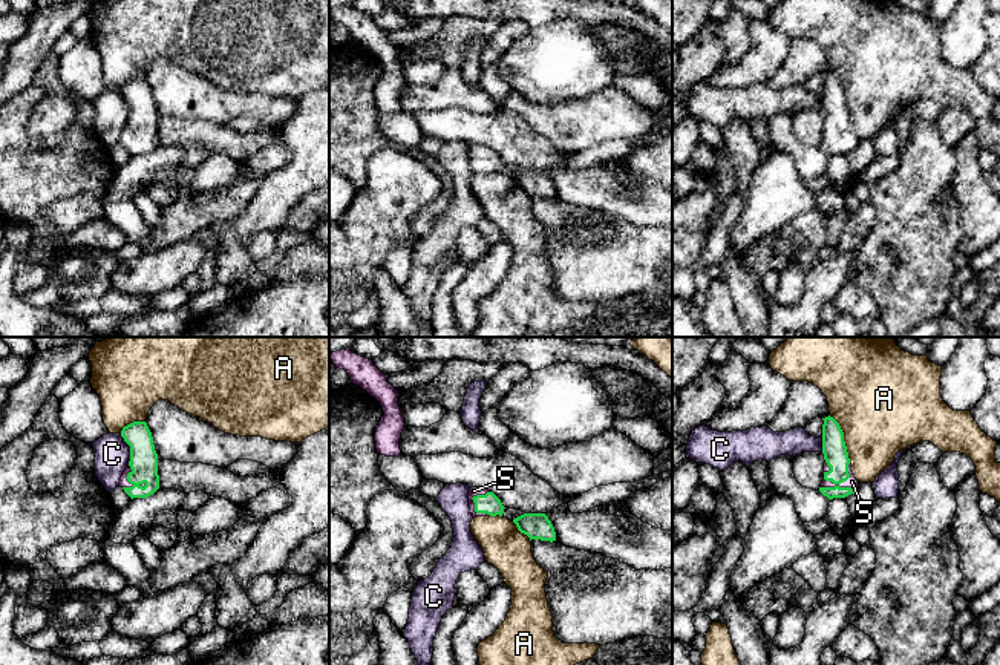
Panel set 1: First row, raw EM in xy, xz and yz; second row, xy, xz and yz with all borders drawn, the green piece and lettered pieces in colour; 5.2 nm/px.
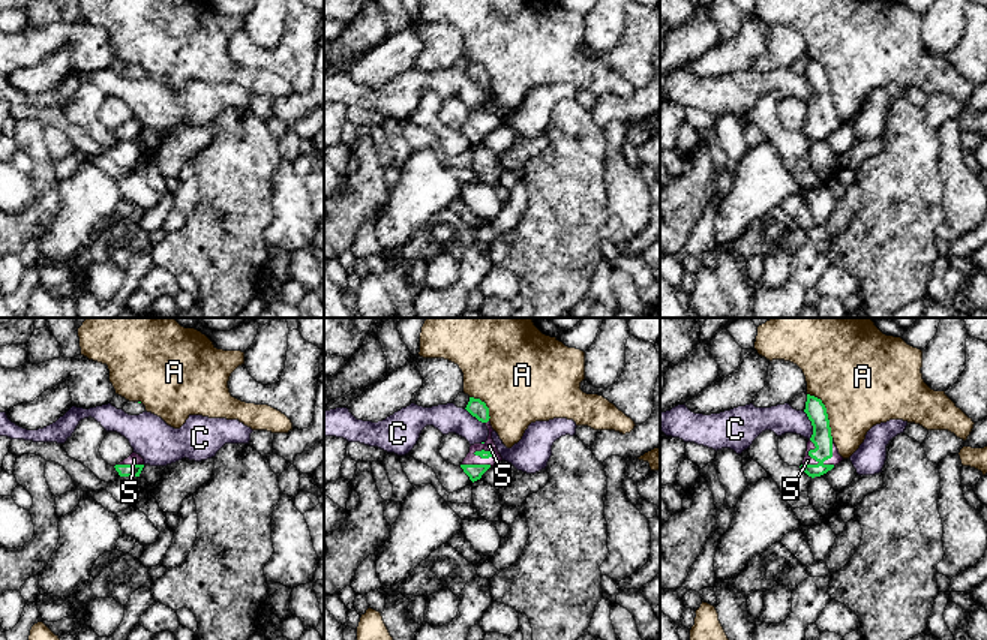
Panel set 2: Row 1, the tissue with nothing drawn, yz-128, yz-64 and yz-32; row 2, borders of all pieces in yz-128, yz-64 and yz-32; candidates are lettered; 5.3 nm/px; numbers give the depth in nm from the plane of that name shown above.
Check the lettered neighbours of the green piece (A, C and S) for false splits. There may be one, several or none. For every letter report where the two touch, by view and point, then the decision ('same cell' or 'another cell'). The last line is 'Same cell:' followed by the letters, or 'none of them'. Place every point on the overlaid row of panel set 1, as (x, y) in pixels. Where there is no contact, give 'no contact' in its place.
A: meets green in yz at (843, 438); another cell
C: meets green in yz at (823, 445); another cell
S: meets green in yz at (841, 481); same cell
Same cell: S

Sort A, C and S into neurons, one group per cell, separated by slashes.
A / C / S

